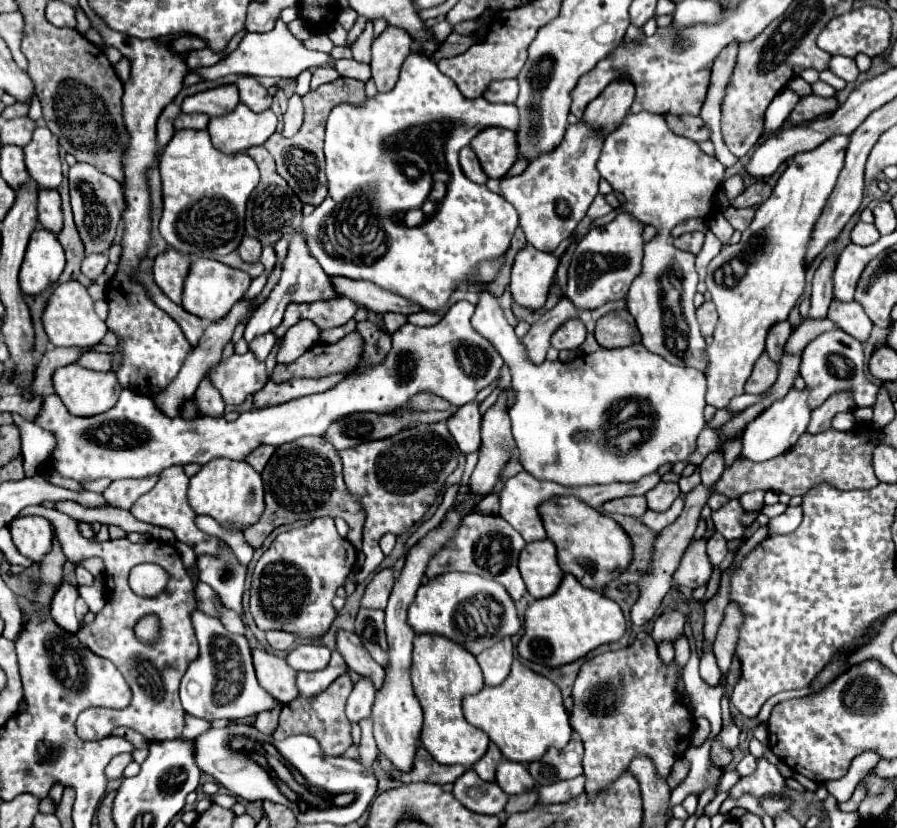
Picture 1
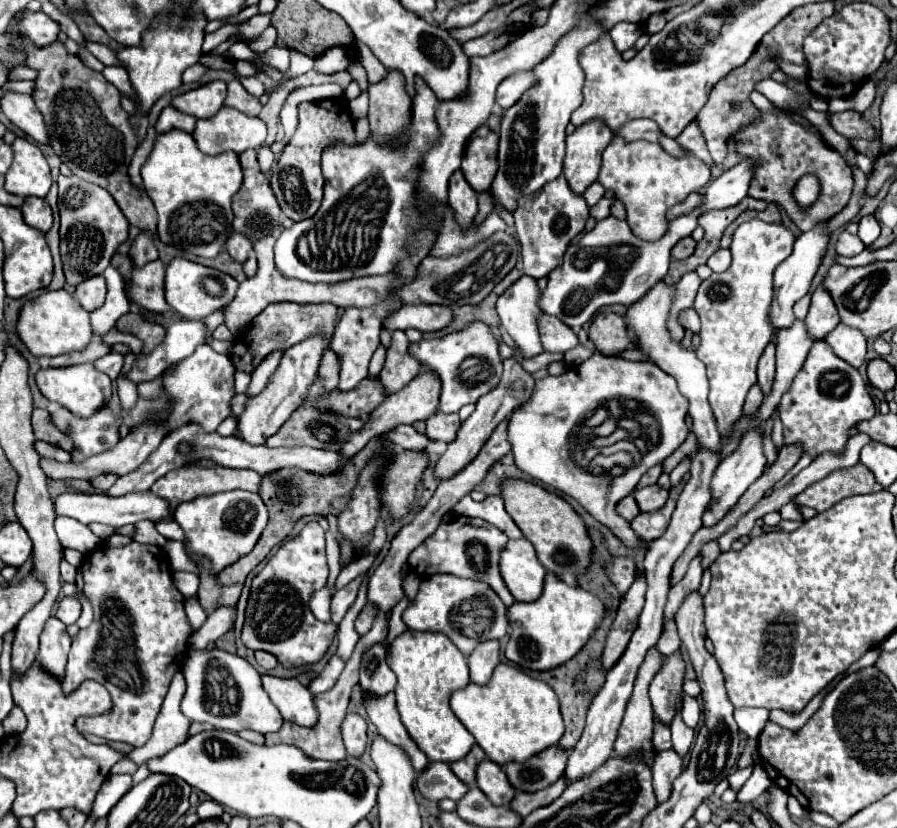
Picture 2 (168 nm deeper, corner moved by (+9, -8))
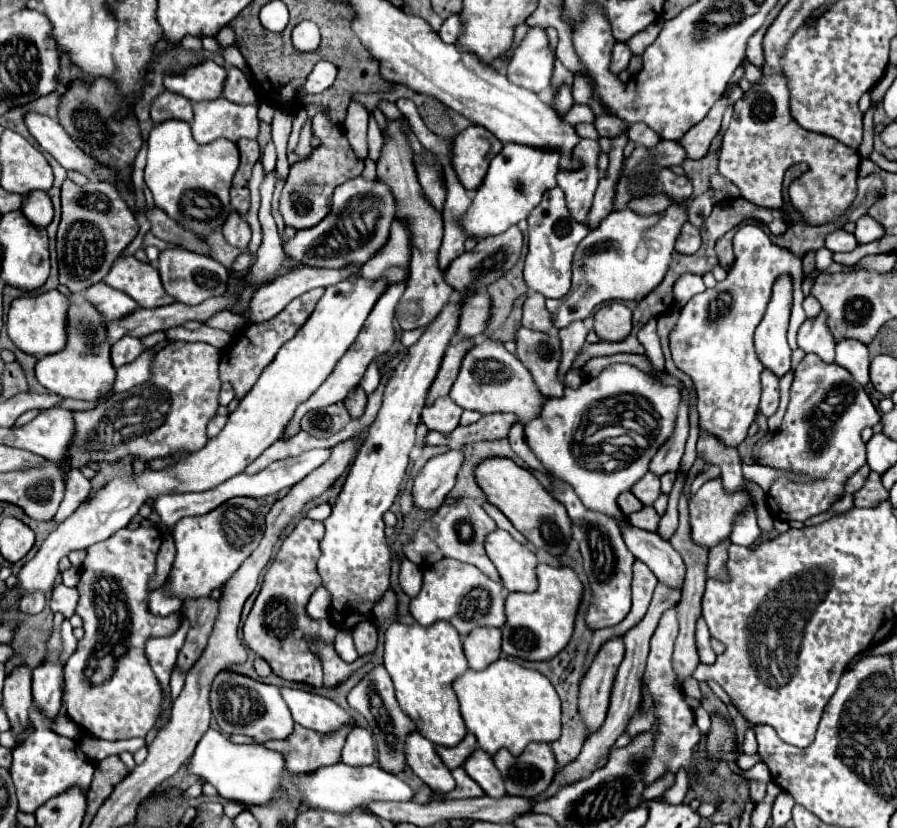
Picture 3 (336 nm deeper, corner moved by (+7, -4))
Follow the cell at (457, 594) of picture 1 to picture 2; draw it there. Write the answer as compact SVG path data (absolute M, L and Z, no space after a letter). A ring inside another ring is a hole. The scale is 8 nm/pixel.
M431 575L421 581L419 593L409 601L403 621L413 631L441 631L445 633L463 655L469 655L479 643L501 639L507 633L507 607L499 595L483 581L461 579L455 575Z

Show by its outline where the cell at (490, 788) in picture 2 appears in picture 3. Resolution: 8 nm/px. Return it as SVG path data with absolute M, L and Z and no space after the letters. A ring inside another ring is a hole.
M477 749L473 753L473 757L469 757L469 761L465 761L463 769L467 771L467 775L477 781L485 795L493 797L493 799L501 799L507 795L505 791L505 783L503 783L503 777L499 773L499 769L495 767L493 763L493 757L489 757L489 753Z

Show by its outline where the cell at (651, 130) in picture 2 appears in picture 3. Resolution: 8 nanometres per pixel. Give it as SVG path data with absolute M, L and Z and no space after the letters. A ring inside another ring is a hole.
M607 115L607 117L597 117L595 119L595 127L599 131L599 135L605 135L605 137L619 137L621 133L627 133L629 131L629 123L621 117L613 117L613 115Z

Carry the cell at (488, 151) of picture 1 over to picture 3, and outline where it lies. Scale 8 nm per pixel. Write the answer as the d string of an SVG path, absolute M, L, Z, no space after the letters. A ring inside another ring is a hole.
M471 125L455 137L453 169L465 189L475 191L487 175L491 159L501 151L503 143L487 129Z

